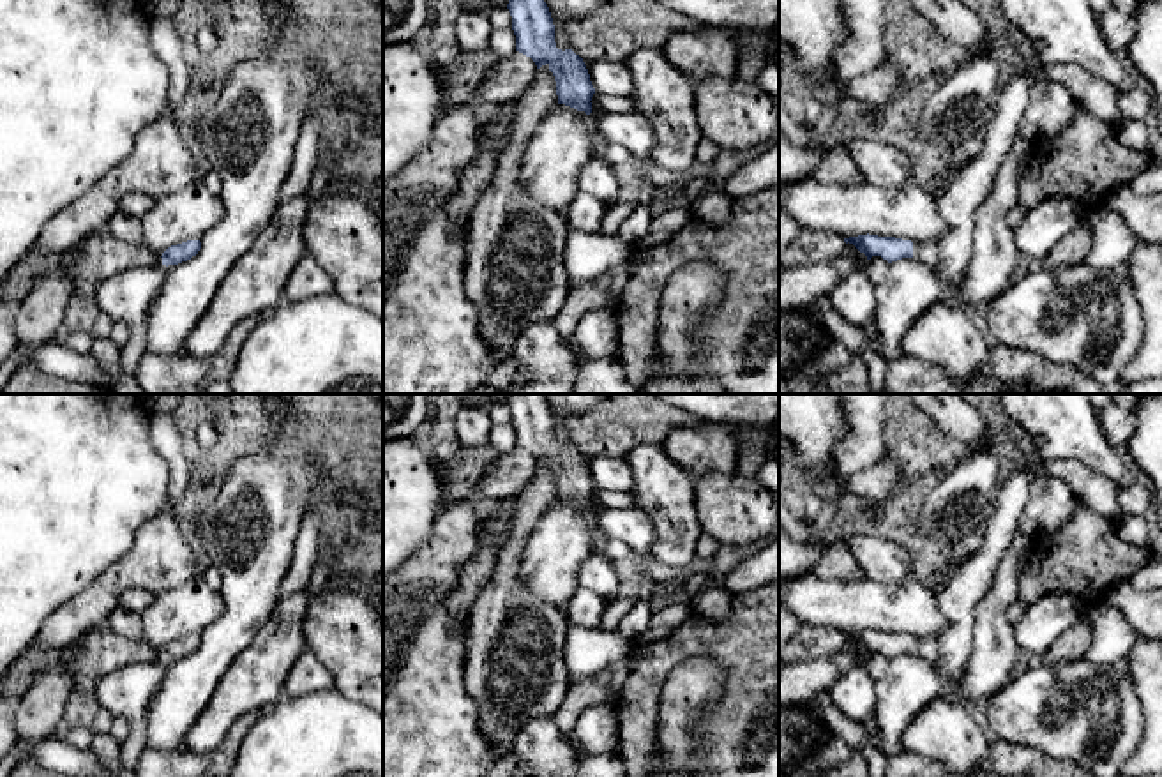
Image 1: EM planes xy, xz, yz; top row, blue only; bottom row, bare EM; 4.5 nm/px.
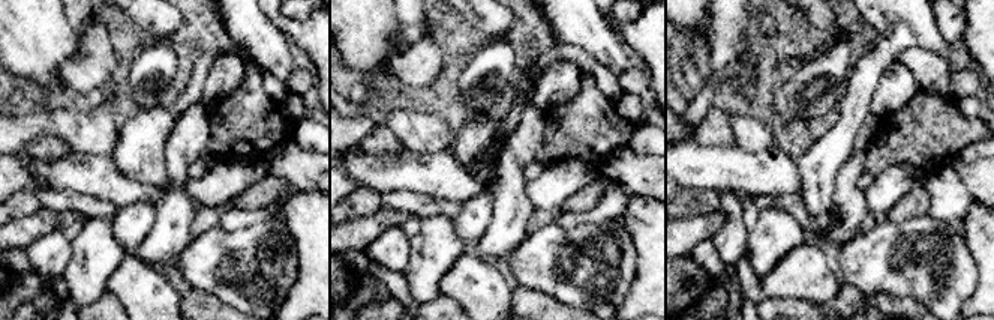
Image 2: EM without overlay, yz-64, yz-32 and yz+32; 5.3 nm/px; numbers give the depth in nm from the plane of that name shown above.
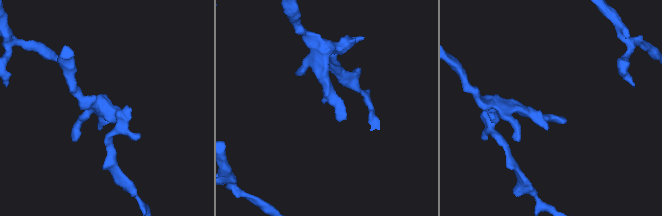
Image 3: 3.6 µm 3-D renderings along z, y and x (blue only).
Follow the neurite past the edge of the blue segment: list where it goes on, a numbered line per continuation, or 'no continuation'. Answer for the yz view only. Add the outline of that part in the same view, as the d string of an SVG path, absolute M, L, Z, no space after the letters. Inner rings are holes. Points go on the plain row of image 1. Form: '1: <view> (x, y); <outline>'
1: yz (924, 647); M913 637L913 653L934 662L939 657L938 639L936 637Z

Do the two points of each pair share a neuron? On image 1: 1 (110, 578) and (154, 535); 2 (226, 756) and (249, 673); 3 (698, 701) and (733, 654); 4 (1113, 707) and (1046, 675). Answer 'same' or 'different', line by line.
1: same
2: different
3: different
4: same

